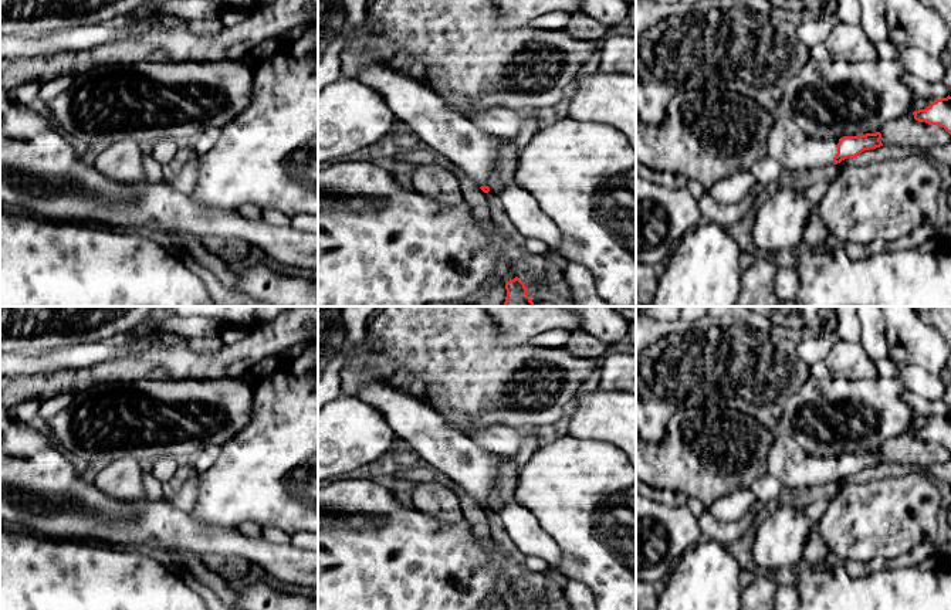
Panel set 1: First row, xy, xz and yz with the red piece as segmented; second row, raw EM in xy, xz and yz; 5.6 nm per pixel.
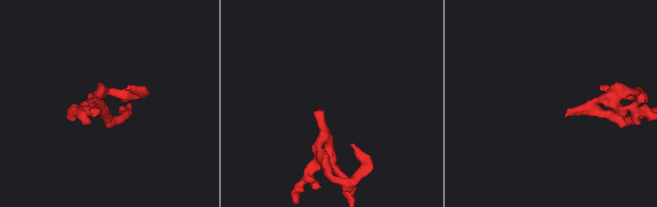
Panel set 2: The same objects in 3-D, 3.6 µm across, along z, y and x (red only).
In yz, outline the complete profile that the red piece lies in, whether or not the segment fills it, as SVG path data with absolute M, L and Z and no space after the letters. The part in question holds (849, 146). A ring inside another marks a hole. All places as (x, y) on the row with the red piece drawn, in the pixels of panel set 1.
M776 115L768 136L768 155L781 163L784 172L802 174L880 148L881 139L880 132L840 139L813 139L792 119Z

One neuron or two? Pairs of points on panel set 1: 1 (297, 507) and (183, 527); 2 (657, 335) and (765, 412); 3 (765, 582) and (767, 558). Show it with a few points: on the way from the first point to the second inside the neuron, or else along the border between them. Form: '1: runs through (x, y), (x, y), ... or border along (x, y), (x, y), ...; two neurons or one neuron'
1: border along (189, 512), (200, 522), (237, 528); two neurons
2: runs through (686, 361), (711, 362), (727, 378), (745, 383); one neuron
3: border along (757, 572), (772, 576); two neurons

